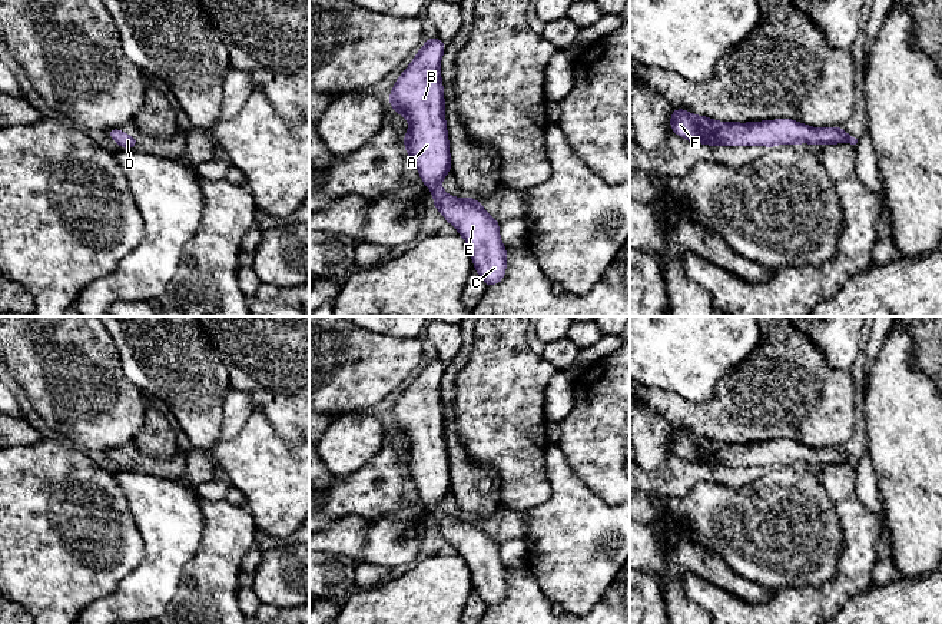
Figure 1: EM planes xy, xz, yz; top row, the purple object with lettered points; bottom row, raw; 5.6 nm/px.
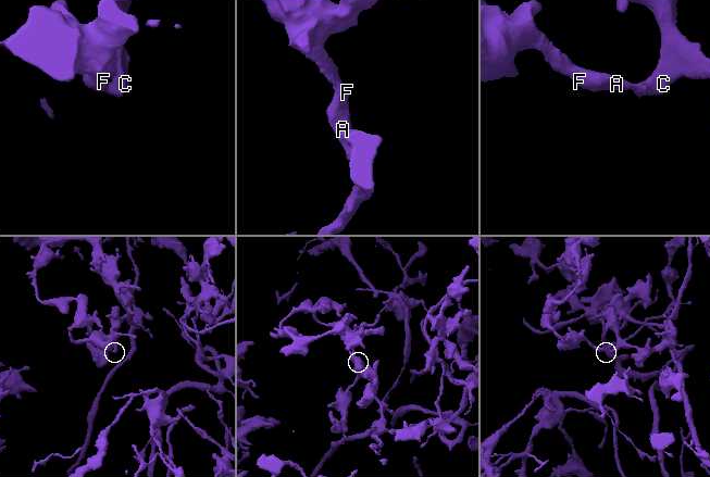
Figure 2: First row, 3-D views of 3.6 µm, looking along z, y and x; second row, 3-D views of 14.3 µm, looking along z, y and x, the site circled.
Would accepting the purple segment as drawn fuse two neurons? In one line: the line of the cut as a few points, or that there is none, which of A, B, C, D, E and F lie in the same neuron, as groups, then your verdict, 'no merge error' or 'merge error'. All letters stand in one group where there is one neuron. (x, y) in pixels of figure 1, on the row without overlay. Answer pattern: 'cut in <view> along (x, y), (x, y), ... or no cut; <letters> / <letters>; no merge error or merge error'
no cut; A B C D E F; no merge error

